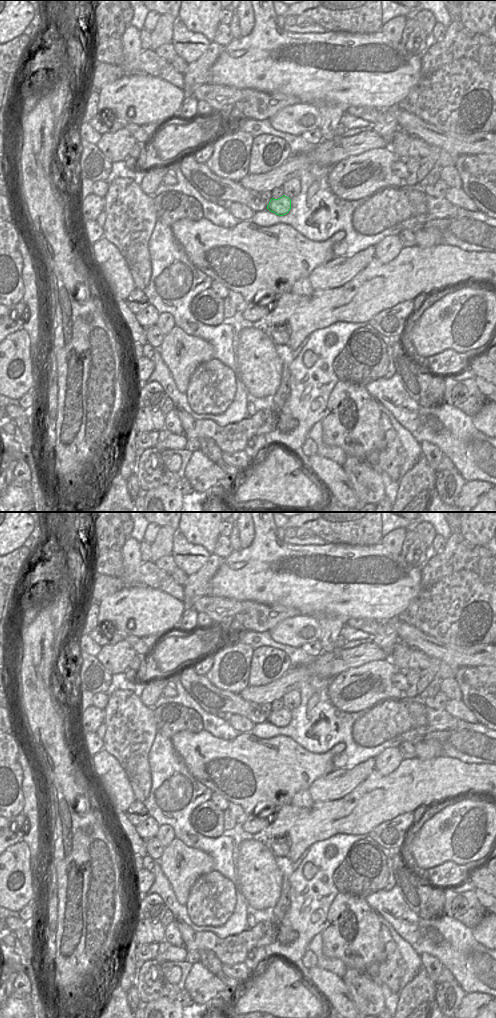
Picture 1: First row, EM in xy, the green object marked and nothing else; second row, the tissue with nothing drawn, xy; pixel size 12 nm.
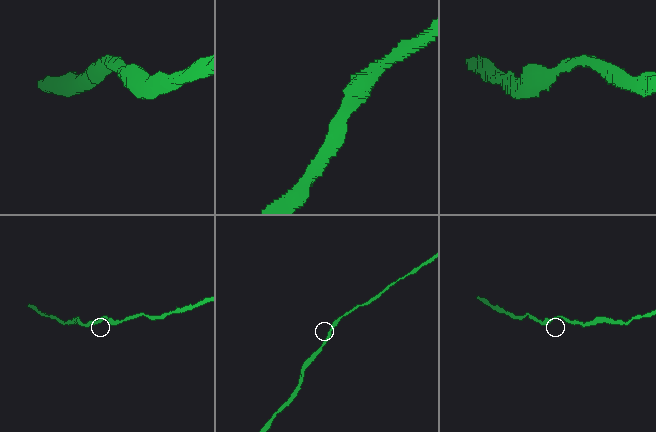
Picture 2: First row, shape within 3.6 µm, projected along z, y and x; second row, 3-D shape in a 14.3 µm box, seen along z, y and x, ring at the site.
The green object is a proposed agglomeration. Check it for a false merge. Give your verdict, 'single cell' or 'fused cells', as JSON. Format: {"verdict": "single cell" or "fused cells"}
{"verdict": "single cell"}

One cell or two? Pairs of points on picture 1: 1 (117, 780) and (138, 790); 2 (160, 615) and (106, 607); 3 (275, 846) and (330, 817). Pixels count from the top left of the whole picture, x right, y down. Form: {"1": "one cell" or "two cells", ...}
{"1": "two cells", "2": "one cell", "3": "two cells"}

